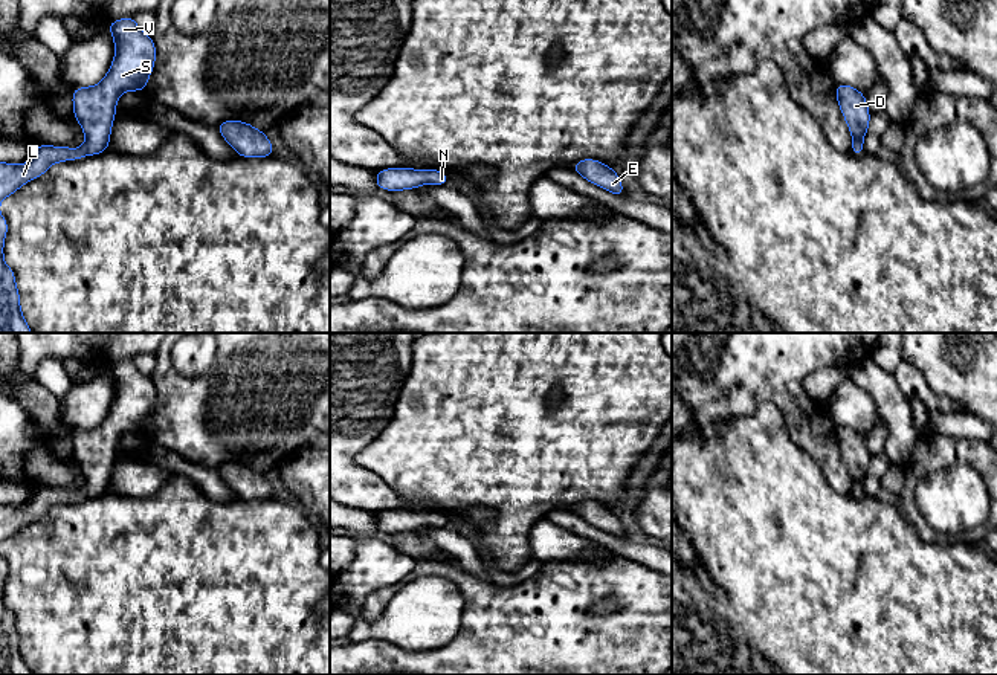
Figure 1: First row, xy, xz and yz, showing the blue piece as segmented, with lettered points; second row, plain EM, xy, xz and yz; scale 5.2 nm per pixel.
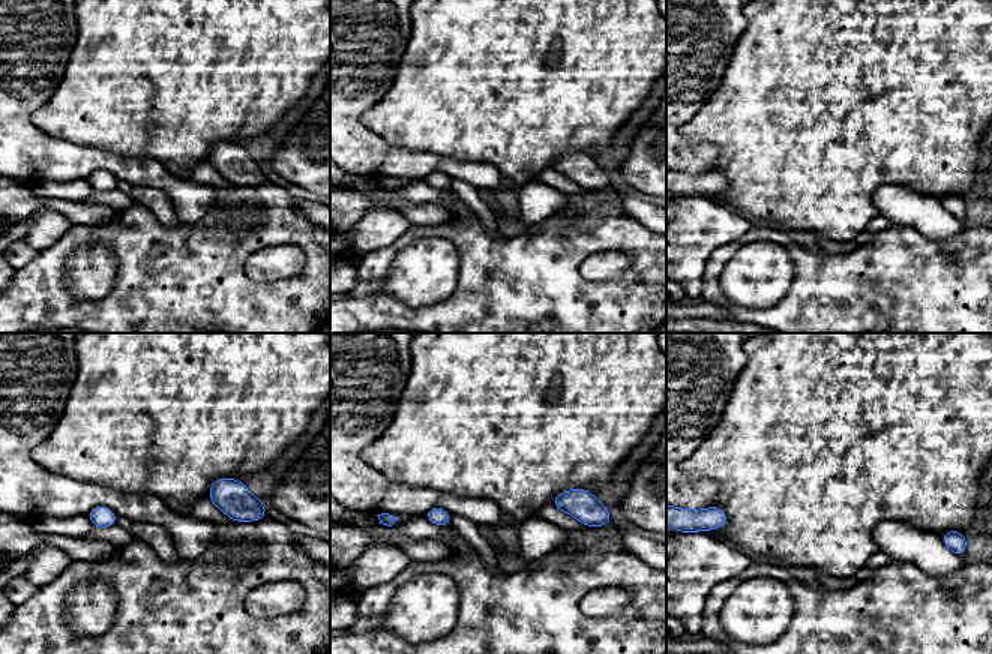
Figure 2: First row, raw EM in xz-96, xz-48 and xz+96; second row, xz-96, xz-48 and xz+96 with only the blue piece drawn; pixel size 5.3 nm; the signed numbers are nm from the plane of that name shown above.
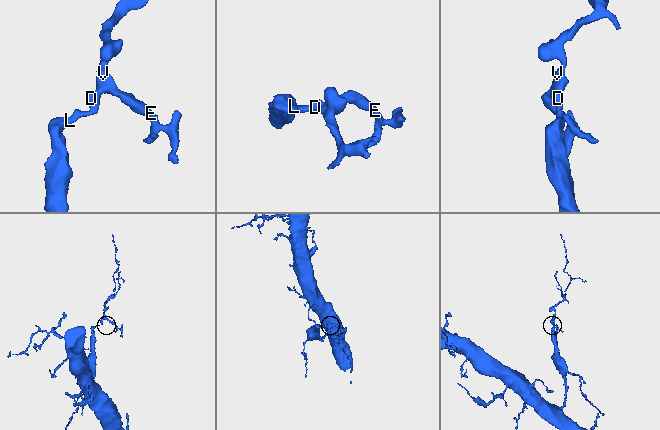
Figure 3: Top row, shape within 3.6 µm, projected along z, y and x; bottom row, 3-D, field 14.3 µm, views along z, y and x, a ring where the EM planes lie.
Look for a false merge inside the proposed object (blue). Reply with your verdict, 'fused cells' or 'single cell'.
single cell

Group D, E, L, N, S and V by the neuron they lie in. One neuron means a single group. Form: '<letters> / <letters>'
D E L N S V

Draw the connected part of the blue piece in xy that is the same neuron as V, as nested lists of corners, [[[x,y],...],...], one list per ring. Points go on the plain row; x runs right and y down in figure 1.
[[[134,359],[105,368],[113,376],[116,391],[110,412],[98,428],[75,429],[72,435],[73,458],[86,476],[84,489],[37,487],[23,509],[0,504],[0,542],[41,519],[55,504],[78,502],[110,492],[116,443],[127,432],[144,434],[156,405],[156,388],[150,376],[137,370]]]

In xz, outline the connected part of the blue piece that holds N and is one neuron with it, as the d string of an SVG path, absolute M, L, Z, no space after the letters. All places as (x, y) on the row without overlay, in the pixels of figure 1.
M386 510L376 515L376 528L386 533L415 531L424 525L443 528L449 519L438 512Z

